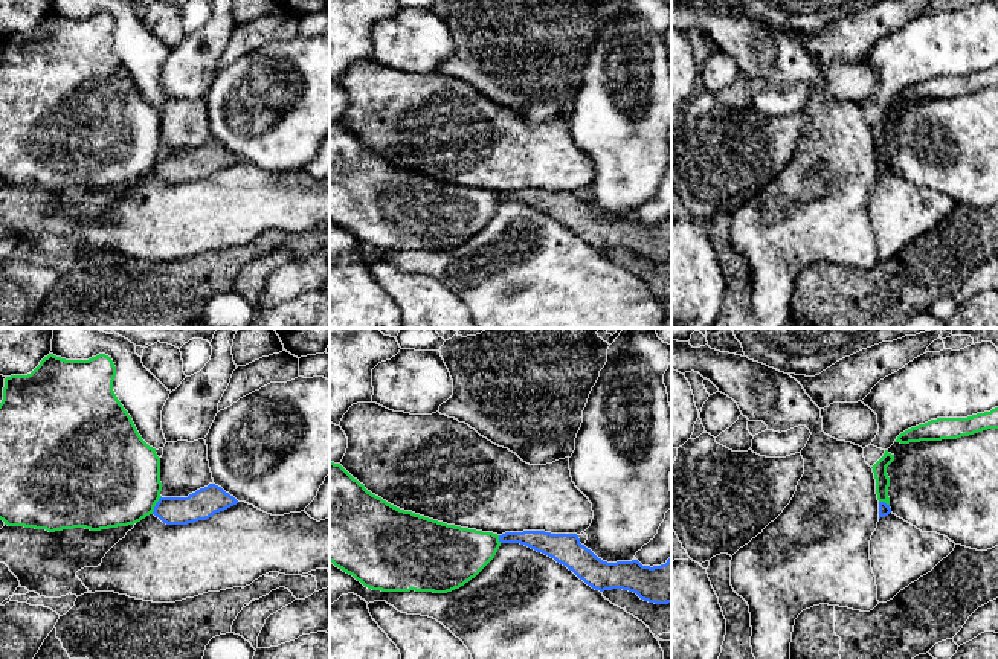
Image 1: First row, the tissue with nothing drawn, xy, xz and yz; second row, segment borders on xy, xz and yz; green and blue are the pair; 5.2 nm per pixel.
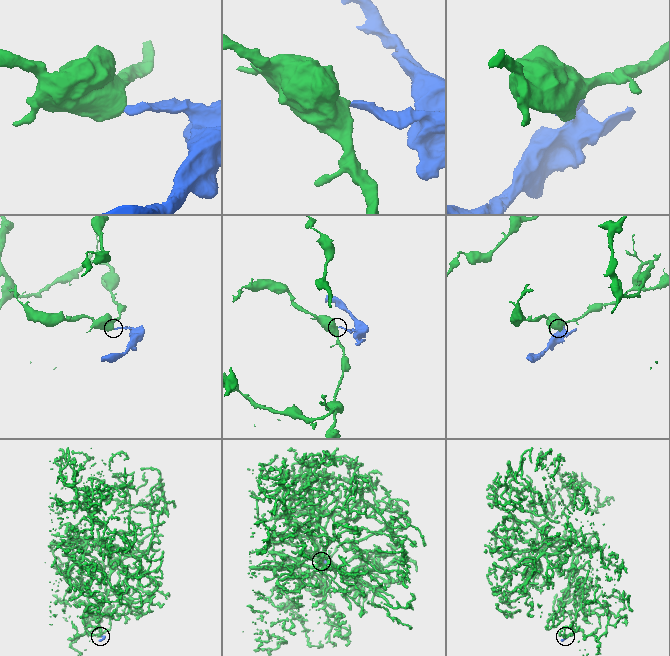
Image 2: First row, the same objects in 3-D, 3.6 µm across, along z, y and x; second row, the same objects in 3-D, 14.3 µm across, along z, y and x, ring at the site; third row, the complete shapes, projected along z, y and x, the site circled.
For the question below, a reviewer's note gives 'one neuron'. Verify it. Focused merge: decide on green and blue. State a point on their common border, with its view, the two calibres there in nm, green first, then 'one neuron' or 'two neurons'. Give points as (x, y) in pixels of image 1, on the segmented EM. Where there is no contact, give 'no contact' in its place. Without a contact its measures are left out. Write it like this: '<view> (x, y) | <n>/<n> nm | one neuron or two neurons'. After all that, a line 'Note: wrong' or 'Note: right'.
xy (154, 505) | 480/160 nm | two neurons
Note: wrong

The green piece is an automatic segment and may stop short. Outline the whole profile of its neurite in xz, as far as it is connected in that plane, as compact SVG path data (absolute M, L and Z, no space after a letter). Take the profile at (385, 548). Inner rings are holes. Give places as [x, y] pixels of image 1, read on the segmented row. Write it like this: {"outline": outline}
{"outline": "M330 462L330 561L381 592L447 593L496 555L499 535L400 510Z"}

